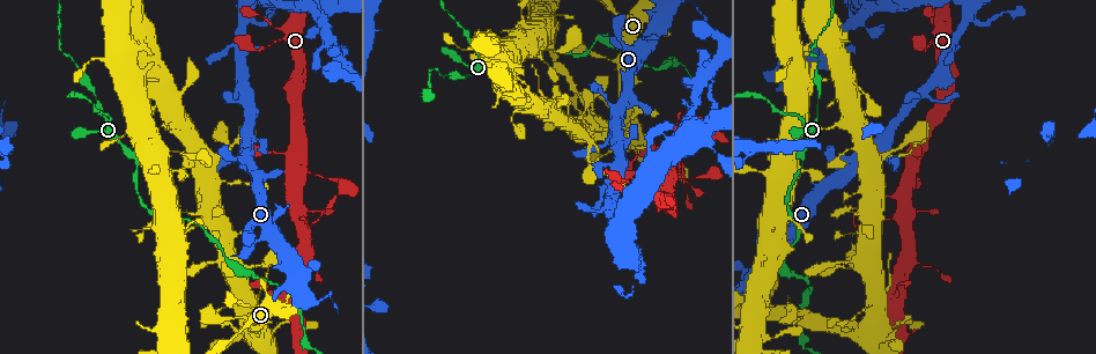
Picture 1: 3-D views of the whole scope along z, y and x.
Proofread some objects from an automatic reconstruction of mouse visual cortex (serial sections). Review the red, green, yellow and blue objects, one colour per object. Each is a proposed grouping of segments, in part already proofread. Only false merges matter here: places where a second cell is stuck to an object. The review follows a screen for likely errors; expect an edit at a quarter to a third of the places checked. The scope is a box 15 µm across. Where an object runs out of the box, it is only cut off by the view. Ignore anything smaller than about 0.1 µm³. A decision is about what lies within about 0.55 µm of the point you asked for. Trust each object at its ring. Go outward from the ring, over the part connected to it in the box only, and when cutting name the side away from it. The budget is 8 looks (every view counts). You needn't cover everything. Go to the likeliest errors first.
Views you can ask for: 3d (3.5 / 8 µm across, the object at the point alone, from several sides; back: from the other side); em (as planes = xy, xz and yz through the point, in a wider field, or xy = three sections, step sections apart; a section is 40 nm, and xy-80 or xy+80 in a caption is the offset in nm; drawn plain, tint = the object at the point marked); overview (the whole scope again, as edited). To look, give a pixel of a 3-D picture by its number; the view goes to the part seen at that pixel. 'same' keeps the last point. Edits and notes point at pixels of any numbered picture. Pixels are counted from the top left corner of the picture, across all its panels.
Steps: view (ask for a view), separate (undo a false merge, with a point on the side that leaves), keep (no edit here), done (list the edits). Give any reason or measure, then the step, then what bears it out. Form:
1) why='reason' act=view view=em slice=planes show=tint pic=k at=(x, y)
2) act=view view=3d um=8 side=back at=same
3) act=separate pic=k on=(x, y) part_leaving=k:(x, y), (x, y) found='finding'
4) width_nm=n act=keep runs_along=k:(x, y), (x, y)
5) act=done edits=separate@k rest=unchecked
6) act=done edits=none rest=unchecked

why='two arms in line, one across' act=view view=3d um=8 pic=1 at=(897, 217)

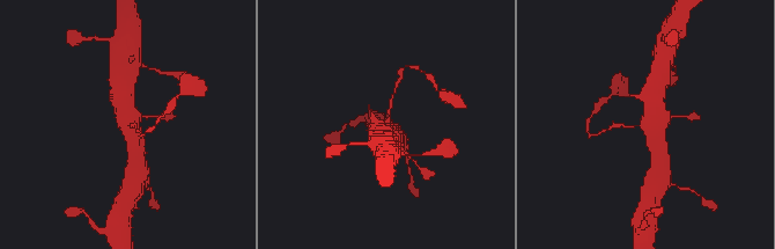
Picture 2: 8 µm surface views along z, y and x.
act=view view=3d um=3.5 pic=2 at=(126, 123)

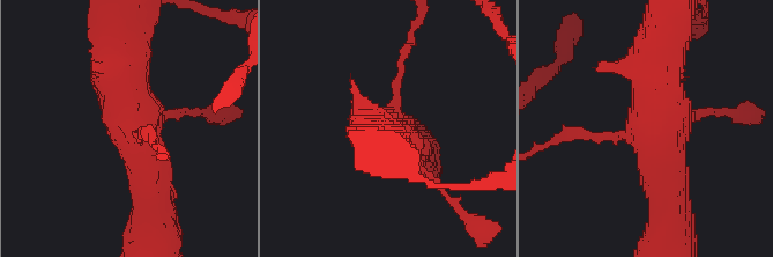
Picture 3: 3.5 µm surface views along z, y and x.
act=view view=em slice=planes show=tint pic=3 at=(632, 133)

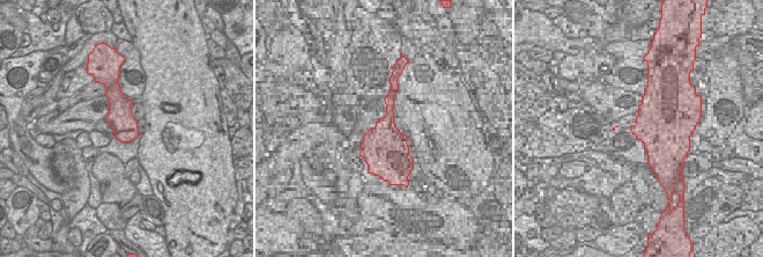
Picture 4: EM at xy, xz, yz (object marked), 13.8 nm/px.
act=keep runs_along=3:(109, 63), (148, 162), (148, 208) found='one cell here'

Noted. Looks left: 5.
why='abrupt turn' act=view view=3d um=3.5 pic=1 at=(60, 49)

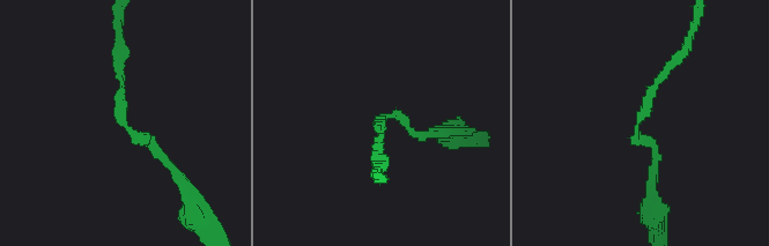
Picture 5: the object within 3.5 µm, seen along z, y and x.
arm_widths_nm=150,150 why='need the tissue' act=view view=em slice=xy step=1 show=tint pic=5 at=(640, 115)

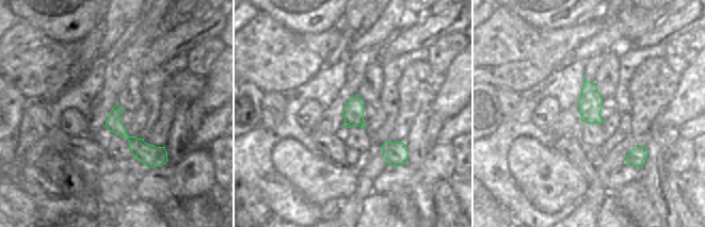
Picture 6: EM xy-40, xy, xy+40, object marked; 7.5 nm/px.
act=view view=em slice=xy step=3 show=tint at=same

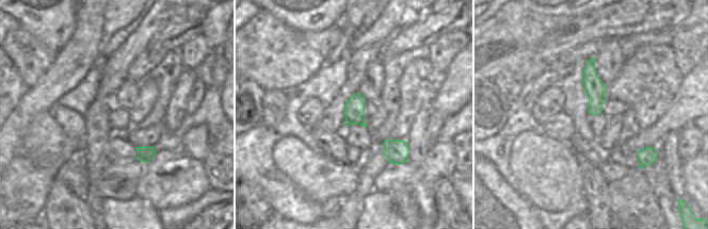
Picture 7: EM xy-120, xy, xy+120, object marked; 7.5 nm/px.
width_nm=160 act=keep runs_along=5:(174, 166), (120, 117), (120, 50) found='all the same cell'

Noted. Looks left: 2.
act=done edits=none rest=unchecked

